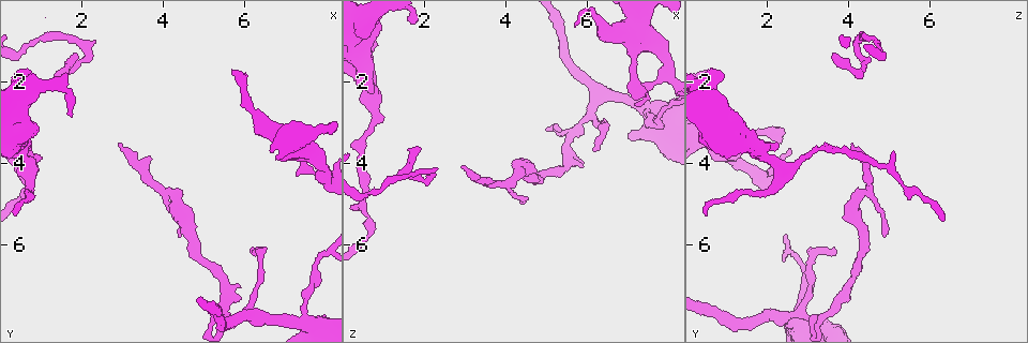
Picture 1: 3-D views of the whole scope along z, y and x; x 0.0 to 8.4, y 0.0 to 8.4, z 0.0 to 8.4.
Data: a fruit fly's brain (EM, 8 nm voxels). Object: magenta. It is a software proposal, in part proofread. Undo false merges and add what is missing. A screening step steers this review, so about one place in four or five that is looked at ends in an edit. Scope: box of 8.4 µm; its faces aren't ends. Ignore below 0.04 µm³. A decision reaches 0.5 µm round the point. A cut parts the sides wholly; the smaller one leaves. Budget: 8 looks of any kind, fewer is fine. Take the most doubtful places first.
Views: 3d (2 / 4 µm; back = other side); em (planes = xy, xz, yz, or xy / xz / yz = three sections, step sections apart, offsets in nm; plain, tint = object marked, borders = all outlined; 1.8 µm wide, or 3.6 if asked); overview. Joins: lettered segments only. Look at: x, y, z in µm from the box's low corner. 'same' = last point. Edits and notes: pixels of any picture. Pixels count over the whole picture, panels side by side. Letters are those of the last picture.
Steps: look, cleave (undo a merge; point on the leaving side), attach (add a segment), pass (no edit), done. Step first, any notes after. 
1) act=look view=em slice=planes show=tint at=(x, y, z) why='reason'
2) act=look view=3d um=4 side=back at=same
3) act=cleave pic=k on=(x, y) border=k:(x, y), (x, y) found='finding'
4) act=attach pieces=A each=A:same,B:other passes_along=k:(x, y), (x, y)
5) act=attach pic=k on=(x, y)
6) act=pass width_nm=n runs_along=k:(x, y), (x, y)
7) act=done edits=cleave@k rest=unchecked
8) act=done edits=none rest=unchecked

act=look view=em um=3.6 slice=planes show=plain at=(7.35, 3.50, 2.35) why='tapers out'

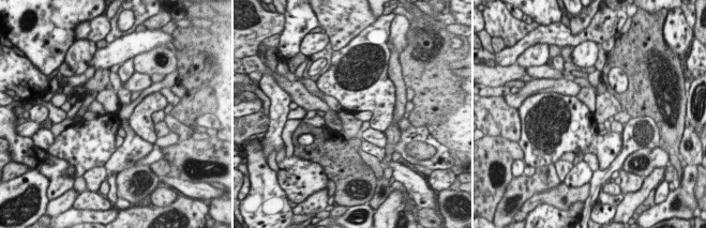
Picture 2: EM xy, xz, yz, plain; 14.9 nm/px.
act=look view=em um=3.6 slice=planes show=tint at=same why='where the object lies'

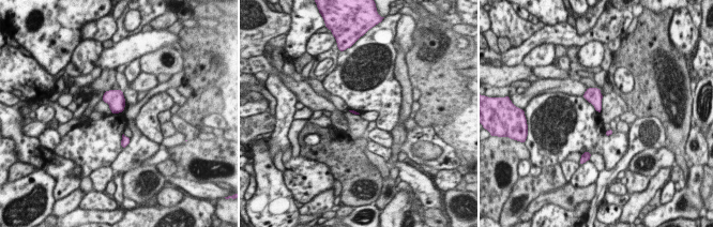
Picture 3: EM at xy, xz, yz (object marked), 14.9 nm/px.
act=look view=em um=3.6 slice=planes show=borders at=same

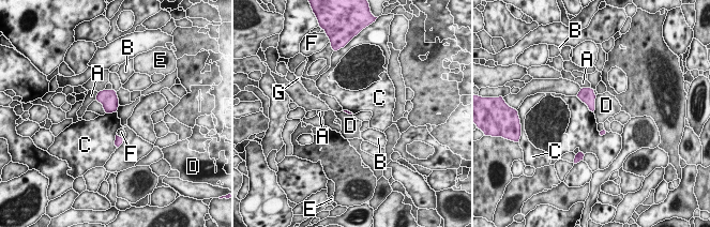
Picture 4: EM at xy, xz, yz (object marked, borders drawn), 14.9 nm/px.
act=pass each=A:other,B:other,C:other,D:other,E:other,F:other,G:other border=4:(576, 95), (593, 114) found='no lettered segment goes on from it'

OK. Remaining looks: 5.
act=look view=em slice=xz step=4 show=borders at=(5.65, 1.70, 0.65) why='free end'

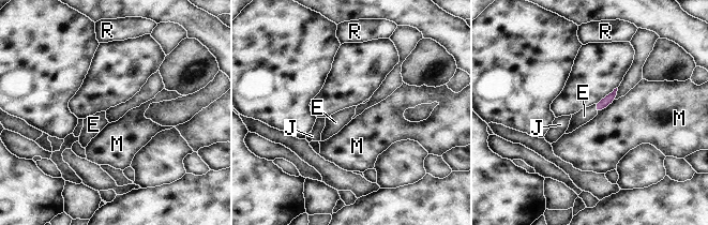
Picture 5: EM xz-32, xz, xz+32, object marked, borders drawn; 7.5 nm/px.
act=attach pieces=E longest_contact=M:170nm each=E:same,J:other,M:other,R:other passes_along=5:(609, 99), (596, 109), (584, 116) found='it goes on there'

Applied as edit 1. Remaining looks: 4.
act=look view=3d um=4 at=(7.50, 7.65, 2.65)

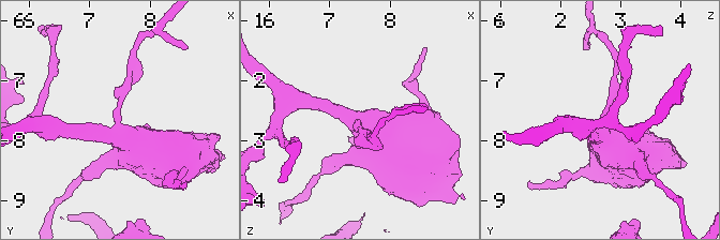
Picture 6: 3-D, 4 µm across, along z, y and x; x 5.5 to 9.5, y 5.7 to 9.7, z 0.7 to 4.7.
act=look view=em um=3.6 slice=planes show=borders at=(7.45, 7.70, 2.70) arms=3

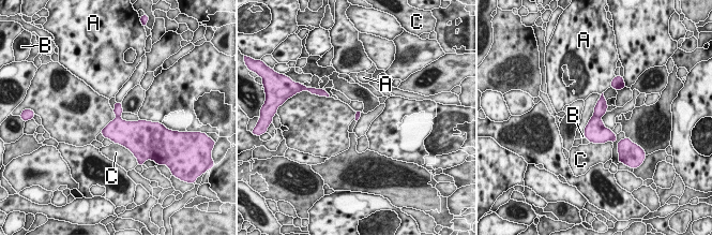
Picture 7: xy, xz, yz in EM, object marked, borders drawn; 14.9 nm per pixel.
act=cleave pic=7 on=(601, 107) each=A:other,B:other,C:other border=7:(593, 115), (600, 118) found='a second neuron is stuck on'

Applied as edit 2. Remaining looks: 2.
act=done edits=attach@5,cleave@7 rest=unchecked

